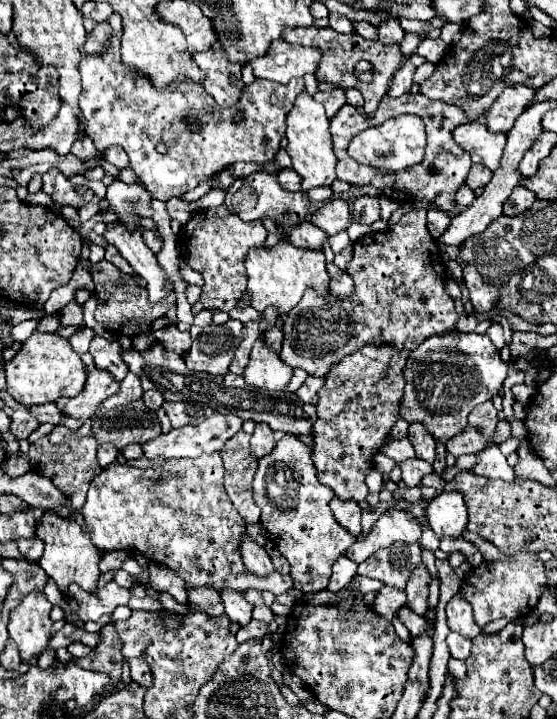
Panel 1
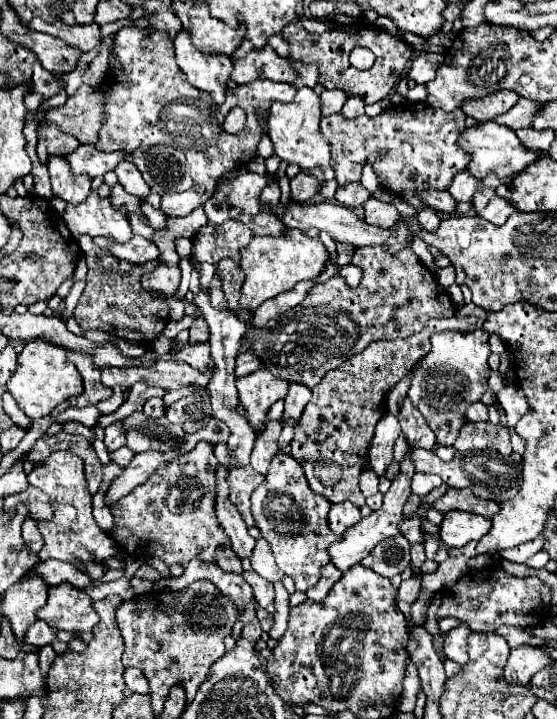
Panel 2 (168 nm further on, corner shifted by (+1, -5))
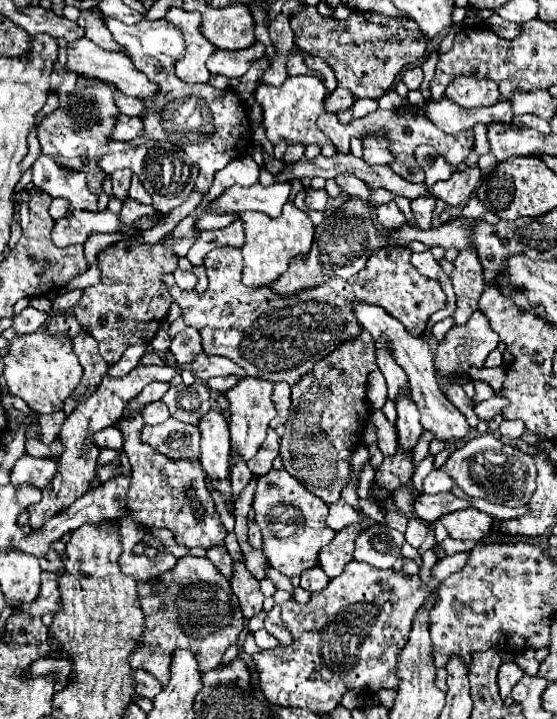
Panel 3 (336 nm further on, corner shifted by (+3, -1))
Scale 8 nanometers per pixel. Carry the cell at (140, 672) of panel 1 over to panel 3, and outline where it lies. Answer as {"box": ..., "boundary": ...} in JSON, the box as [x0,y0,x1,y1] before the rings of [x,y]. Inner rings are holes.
{"box":[135,675,161,699],"boundary":[[[149,675],[149,679],[135,679],[135,693],[147,699],[153,699],[161,691],[161,683]]]}

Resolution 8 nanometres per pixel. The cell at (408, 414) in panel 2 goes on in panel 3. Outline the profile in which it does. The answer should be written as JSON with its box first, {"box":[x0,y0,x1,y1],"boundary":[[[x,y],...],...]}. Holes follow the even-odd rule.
{"box":[375,339,407,403],"boundary":[[[387,339],[377,341],[375,347],[377,347],[377,365],[387,379],[389,399],[395,403],[395,397],[399,397],[399,393],[403,393],[403,389],[407,389],[407,375],[403,373],[403,369],[399,369],[399,365],[389,355],[391,345],[389,345]]]}

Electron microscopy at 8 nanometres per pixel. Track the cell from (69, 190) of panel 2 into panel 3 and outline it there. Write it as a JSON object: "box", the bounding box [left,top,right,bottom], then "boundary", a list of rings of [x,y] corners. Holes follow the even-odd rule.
{"box":[37,79,119,193],"boundary":[[[79,79],[71,95],[71,105],[67,109],[57,109],[51,115],[47,115],[37,129],[41,153],[53,157],[57,165],[69,171],[83,171],[87,175],[87,185],[93,193],[101,189],[105,173],[97,167],[97,161],[103,153],[107,153],[107,141],[113,129],[113,117],[119,115],[111,89],[113,87],[109,83]]]}

